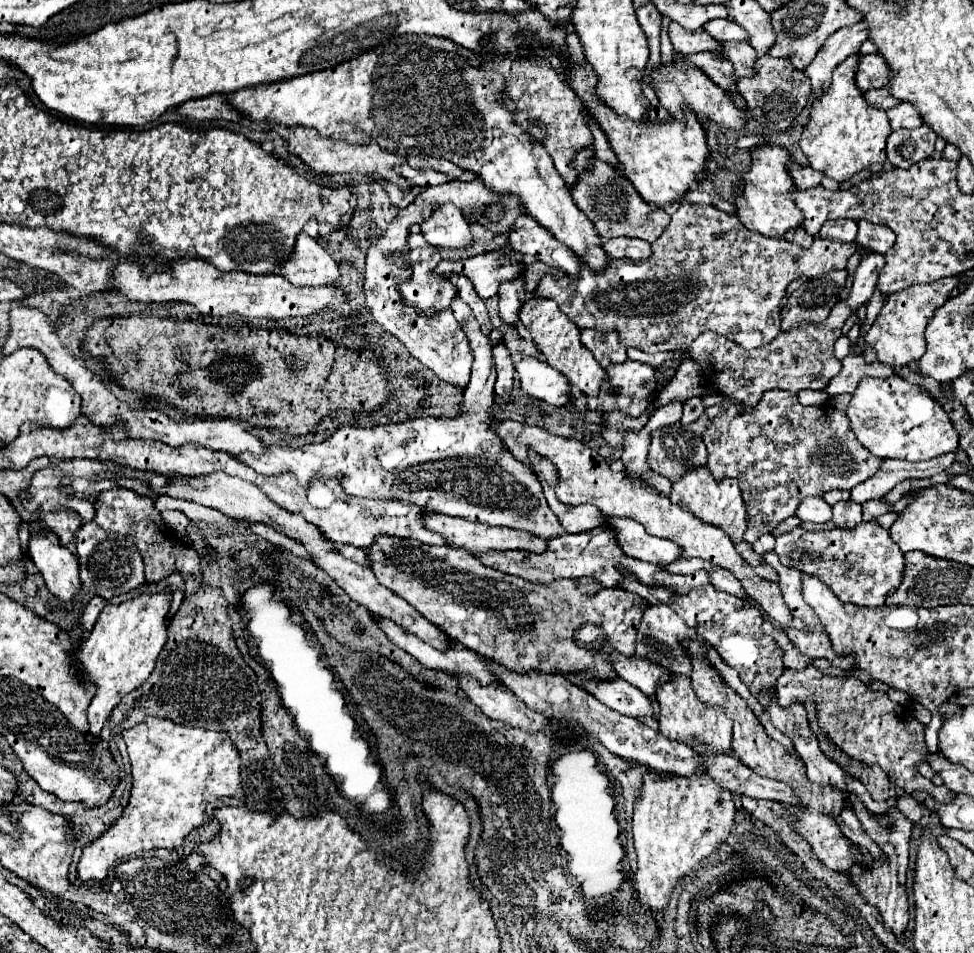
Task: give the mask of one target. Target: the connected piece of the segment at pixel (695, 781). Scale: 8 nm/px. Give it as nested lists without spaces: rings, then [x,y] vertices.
[[[644,775],[644,787],[636,799],[634,805],[634,849],[638,855],[638,871],[634,875],[634,891],[636,899],[642,907],[648,909],[648,913],[658,921],[664,917],[668,899],[678,885],[678,881],[688,875],[696,865],[700,865],[702,859],[712,857],[722,843],[730,837],[730,829],[734,825],[734,799],[730,791],[722,791],[716,783],[710,783],[706,775],[692,775],[692,777],[680,777],[680,775]]]

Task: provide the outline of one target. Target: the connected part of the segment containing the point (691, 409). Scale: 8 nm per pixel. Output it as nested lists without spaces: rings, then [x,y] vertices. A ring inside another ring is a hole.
[[[704,395],[686,399],[686,401],[684,401],[684,415],[682,415],[680,423],[682,423],[682,425],[688,425],[688,423],[696,421],[702,413],[704,413]]]

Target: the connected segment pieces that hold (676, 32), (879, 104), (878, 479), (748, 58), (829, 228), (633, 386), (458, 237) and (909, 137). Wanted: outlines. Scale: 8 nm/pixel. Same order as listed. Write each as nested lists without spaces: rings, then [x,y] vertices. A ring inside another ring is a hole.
[[[670,21],[668,37],[678,53],[700,53],[700,51],[718,53],[718,41],[712,39],[704,29],[688,31],[682,25]]]
[[[882,87],[882,89],[864,91],[864,99],[866,99],[866,103],[870,103],[870,105],[876,107],[876,109],[890,109],[890,107],[894,107],[894,105],[900,103],[900,101],[894,99],[884,87]]]
[[[954,453],[952,455],[942,455],[930,461],[920,461],[920,463],[908,463],[908,461],[882,461],[878,473],[864,483],[858,483],[856,487],[850,489],[850,499],[856,503],[864,503],[864,499],[872,497],[882,497],[886,495],[896,483],[910,479],[910,477],[932,477],[944,469],[948,469],[954,463]]]
[[[720,43],[720,55],[722,59],[730,61],[734,65],[734,75],[752,75],[752,65],[756,59],[756,51],[750,47],[750,43]]]
[[[836,219],[836,221],[826,221],[820,229],[822,239],[832,239],[832,241],[846,241],[852,243],[856,241],[858,225],[852,219]]]
[[[626,359],[620,365],[610,365],[606,373],[608,373],[608,381],[602,381],[600,393],[596,397],[586,397],[588,409],[604,411],[604,413],[620,411],[628,417],[640,417],[648,409],[648,405],[658,397],[658,389],[654,383],[654,369],[650,365]]]
[[[454,205],[440,207],[434,215],[420,225],[426,241],[442,249],[466,249],[472,245],[470,223]]]
[[[922,125],[918,129],[898,129],[888,137],[886,153],[888,161],[898,169],[910,169],[918,161],[934,153],[934,143],[938,135],[930,127]]]

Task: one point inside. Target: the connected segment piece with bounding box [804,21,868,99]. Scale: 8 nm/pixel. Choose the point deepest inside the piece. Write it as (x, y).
(846, 41)

